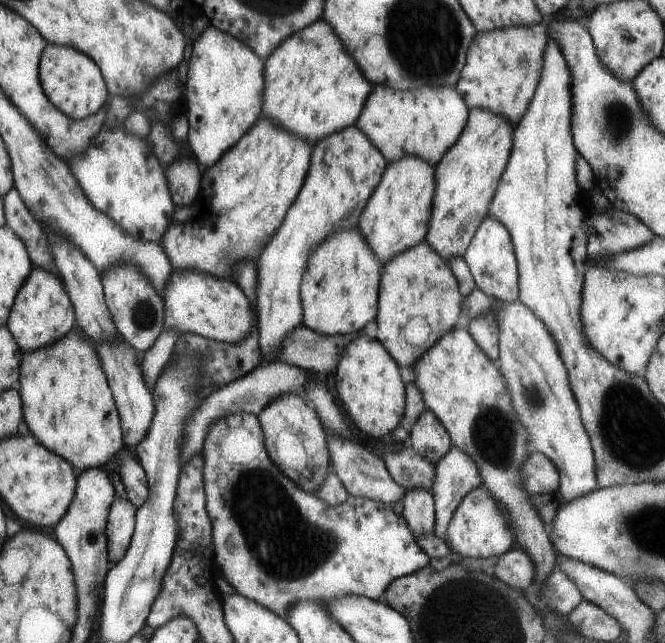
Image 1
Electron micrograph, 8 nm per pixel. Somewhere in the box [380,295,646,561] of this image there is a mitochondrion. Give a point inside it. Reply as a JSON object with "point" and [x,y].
{"point":[493,435]}

